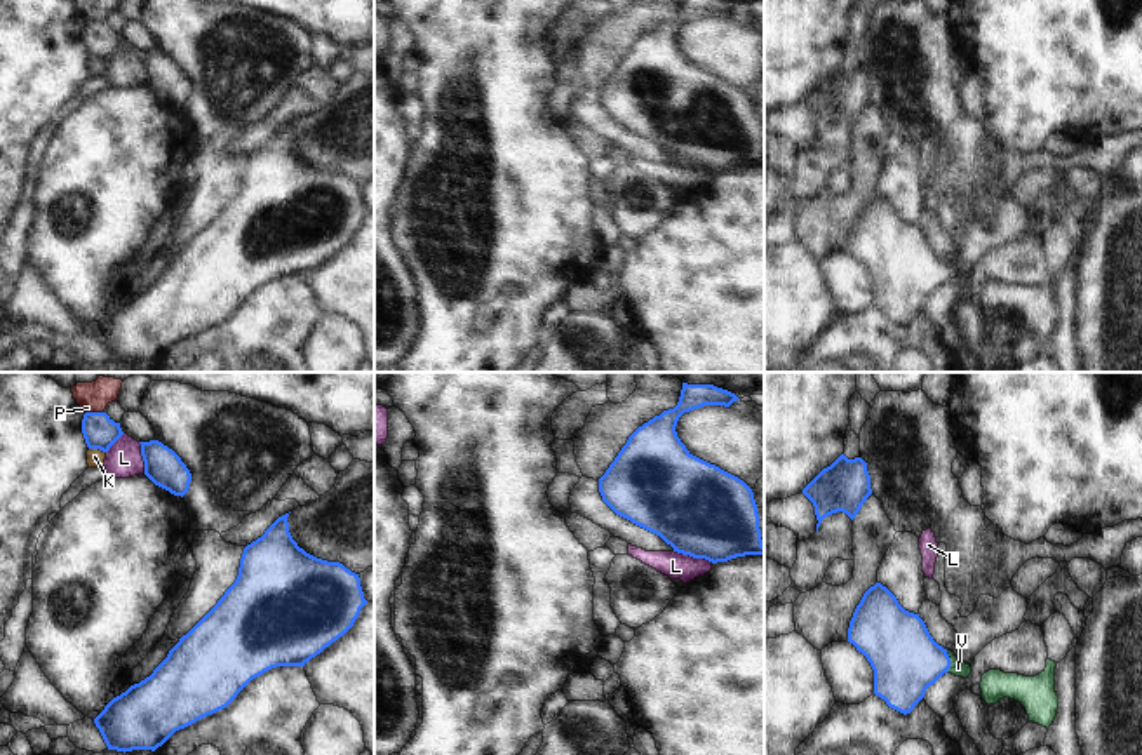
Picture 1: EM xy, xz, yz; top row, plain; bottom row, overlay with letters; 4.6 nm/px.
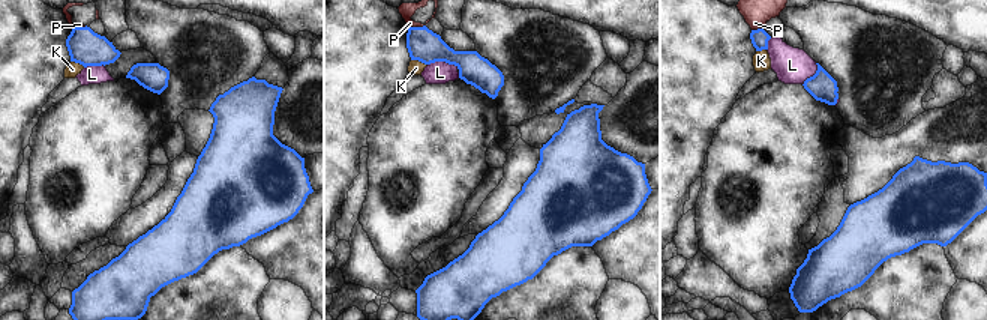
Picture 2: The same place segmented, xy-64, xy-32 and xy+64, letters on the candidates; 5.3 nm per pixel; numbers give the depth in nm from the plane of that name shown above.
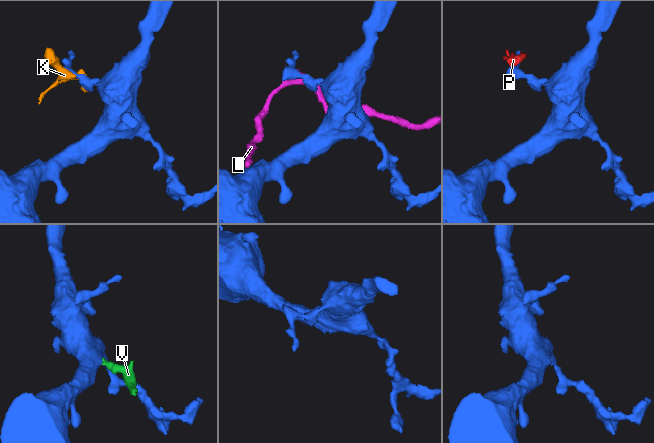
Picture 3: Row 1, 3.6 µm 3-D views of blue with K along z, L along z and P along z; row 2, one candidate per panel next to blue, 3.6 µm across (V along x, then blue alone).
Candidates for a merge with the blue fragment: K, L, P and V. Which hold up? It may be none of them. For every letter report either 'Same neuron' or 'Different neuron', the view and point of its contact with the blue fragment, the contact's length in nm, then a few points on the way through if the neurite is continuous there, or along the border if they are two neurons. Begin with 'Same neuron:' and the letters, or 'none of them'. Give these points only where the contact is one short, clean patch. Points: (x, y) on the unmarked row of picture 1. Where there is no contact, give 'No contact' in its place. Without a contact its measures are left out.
Same neuron: V
K: Different neuron. Touches blue at xy (98, 58). Shared border 80 nm
L: Different neuron. Touches blue at xz (693, 167). Shared border 190 nm
P: Different neuron. Touches blue at xy (94, 23). Shared border 90 nm. Boundary: xy (86, 21), (103, 23)
V: Same neuron. Touches blue at yz (949, 272). Shared border 100 nm. Path across: yz (906, 270), (949, 272), (958, 279).

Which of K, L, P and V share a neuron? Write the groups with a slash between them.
K / L / P / V

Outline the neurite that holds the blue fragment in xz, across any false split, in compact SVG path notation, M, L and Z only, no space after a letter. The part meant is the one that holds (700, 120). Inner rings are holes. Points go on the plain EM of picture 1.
M681 0L674 19L663 21L642 37L639 37L621 57L606 84L599 89L602 111L620 127L660 146L674 162L693 169L705 169L712 174L728 172L745 165L764 165L764 155L759 139L759 124L752 99L738 87L693 66L677 47L675 37L684 23L703 16L729 17L740 10L728 0Z

